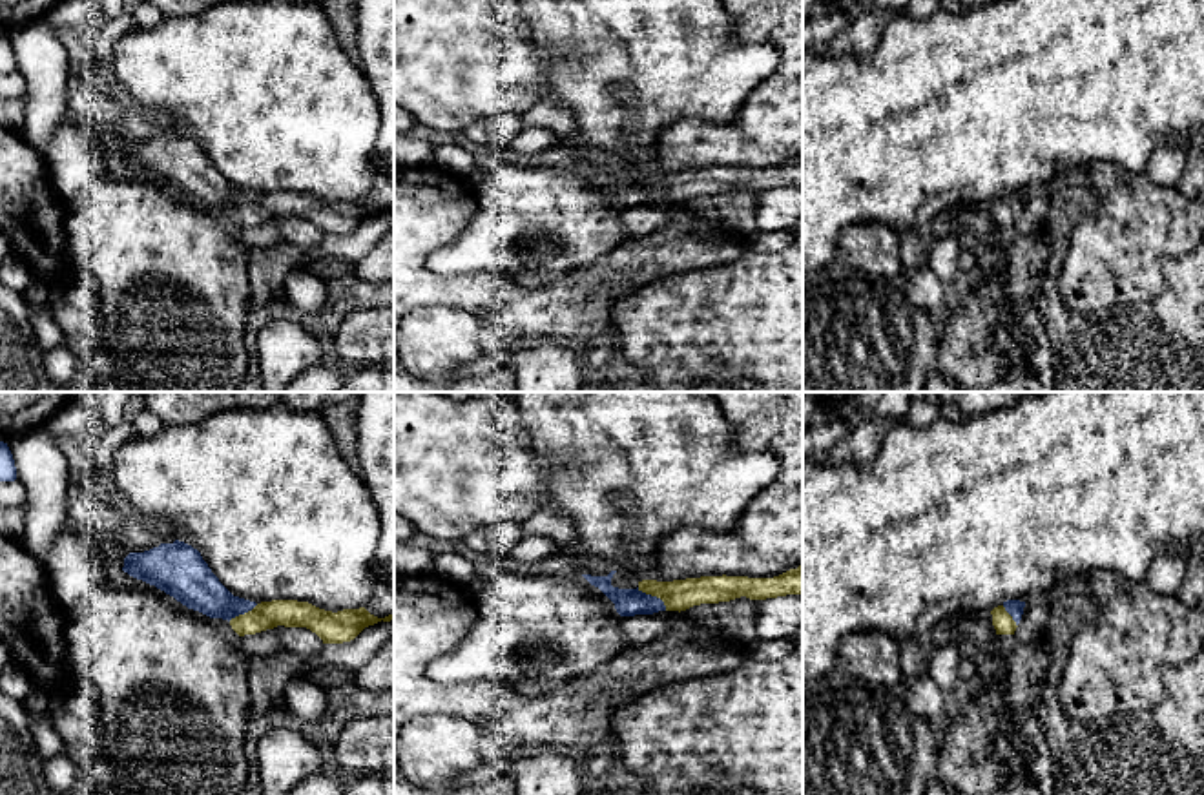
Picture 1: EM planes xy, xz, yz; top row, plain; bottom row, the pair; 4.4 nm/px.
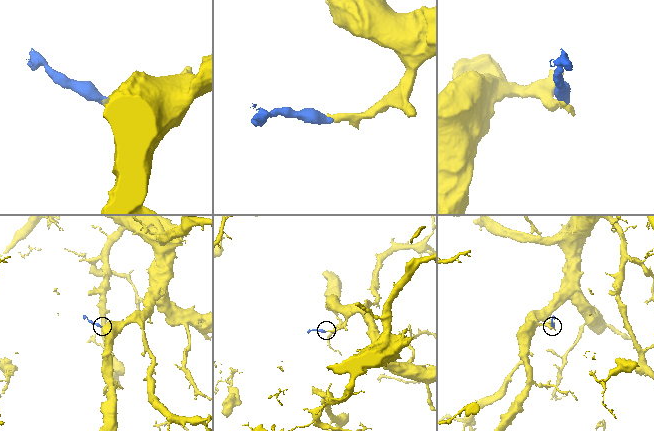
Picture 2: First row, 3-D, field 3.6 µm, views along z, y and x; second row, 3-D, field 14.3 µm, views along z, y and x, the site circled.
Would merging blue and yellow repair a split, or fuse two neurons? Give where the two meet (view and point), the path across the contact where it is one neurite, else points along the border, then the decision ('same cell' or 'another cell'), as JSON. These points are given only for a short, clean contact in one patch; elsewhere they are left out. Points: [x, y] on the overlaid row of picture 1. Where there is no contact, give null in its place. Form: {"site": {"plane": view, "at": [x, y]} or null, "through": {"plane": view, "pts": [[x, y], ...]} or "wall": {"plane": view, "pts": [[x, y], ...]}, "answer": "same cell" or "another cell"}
{"site": {"plane": "xz", "at": [653, 597]}, "through": {"plane": "xz", "pts": [[628, 602], [653, 597], [679, 595]]}, "answer": "same cell"}

